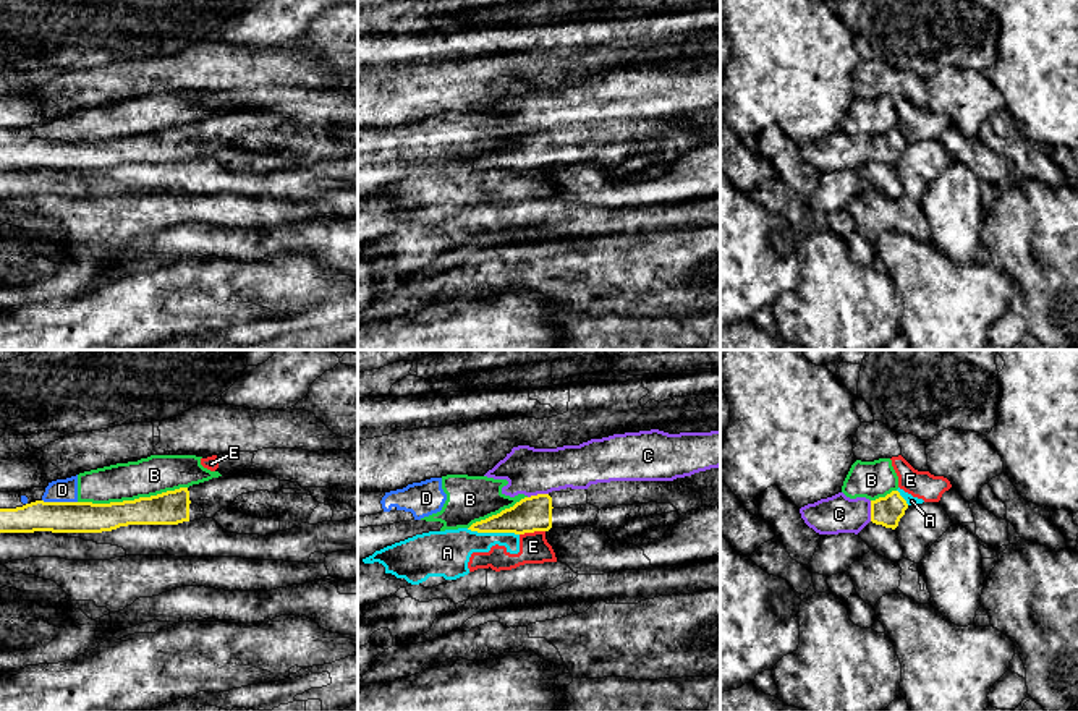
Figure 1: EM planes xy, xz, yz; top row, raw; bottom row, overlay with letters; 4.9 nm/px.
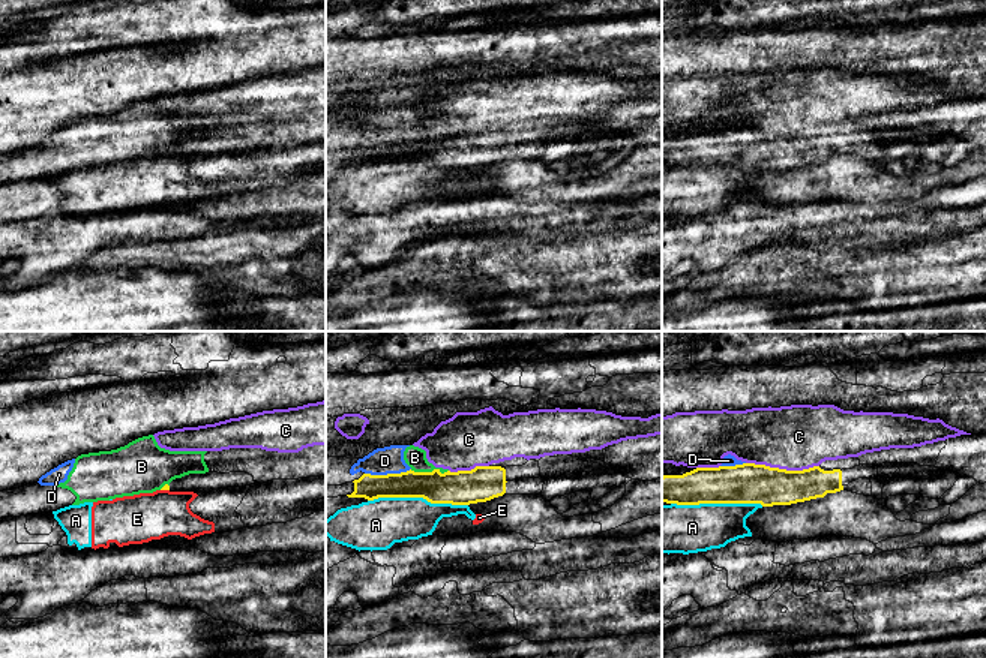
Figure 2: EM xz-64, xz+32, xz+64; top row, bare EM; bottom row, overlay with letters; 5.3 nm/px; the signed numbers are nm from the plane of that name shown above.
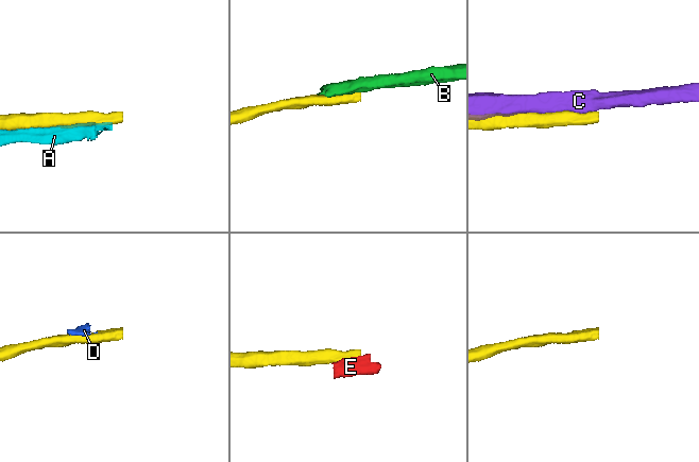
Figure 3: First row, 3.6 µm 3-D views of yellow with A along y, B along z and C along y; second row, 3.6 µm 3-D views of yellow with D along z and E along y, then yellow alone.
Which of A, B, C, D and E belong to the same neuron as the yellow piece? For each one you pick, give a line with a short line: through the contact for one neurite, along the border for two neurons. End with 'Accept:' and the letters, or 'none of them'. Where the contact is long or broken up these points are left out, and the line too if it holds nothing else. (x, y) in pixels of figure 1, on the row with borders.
Accept: none of them

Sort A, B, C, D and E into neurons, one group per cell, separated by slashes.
A E / B D / C

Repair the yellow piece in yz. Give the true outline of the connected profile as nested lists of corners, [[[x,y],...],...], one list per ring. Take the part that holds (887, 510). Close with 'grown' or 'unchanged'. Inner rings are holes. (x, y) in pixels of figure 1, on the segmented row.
[[[892,491],[885,497],[871,500],[871,522],[895,530],[906,509],[908,504],[900,492]]]; unchanged

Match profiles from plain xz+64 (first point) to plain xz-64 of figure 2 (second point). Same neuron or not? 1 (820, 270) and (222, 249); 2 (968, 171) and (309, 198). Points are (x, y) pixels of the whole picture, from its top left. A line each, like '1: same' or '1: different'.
1: same
2: different

